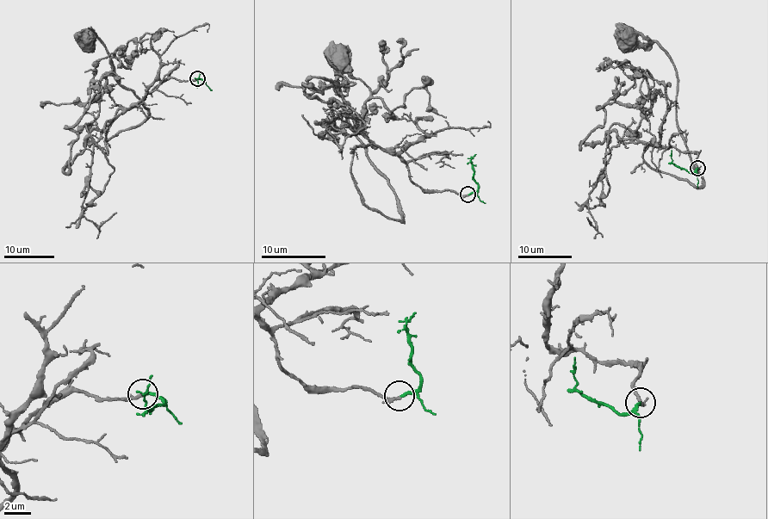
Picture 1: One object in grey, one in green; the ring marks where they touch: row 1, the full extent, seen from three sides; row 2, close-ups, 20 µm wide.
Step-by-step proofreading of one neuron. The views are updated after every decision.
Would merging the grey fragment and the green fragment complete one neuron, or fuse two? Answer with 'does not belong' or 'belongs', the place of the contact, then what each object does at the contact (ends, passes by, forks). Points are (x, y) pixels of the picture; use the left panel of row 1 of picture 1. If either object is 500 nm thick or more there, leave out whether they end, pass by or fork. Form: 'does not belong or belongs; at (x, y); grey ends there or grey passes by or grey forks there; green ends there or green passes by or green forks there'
belongs; at (197, 78); grey passes by; green ends there

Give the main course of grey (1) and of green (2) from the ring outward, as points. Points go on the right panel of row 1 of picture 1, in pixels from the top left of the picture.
1: (698, 169), (697, 151), (654, 139), (643, 161), (701, 184), (676, 122), (671, 60), (655, 41), (628, 38)
2: (698, 169), (690, 172), (678, 168), (672, 158), (671, 151)

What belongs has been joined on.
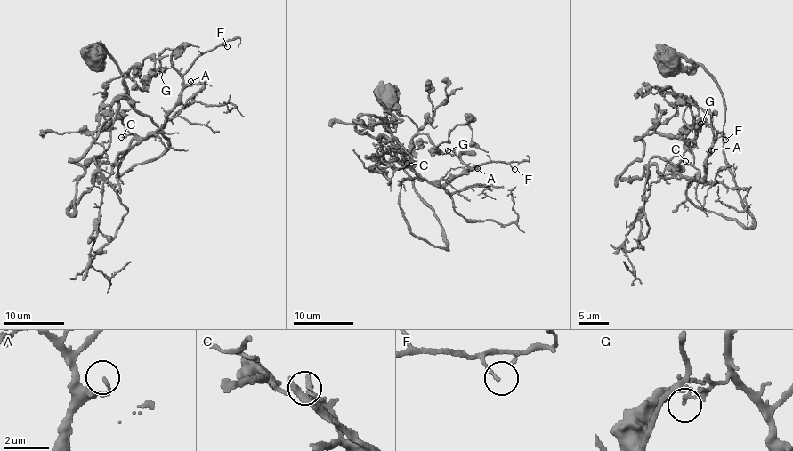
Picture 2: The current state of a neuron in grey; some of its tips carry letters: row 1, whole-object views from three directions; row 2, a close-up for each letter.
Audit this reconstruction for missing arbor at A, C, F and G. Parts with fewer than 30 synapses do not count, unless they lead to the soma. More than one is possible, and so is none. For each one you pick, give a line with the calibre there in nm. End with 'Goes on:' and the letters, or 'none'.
A: 120 nm
Goes on: A

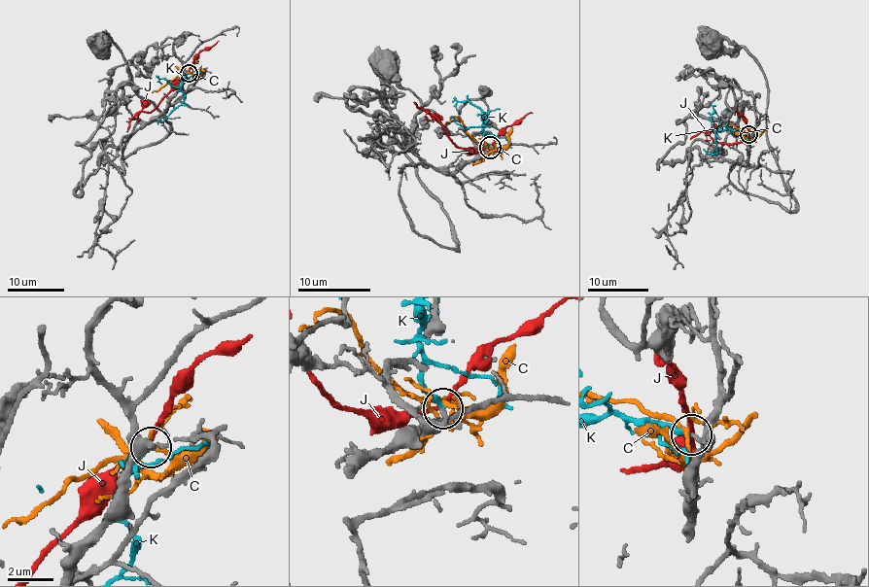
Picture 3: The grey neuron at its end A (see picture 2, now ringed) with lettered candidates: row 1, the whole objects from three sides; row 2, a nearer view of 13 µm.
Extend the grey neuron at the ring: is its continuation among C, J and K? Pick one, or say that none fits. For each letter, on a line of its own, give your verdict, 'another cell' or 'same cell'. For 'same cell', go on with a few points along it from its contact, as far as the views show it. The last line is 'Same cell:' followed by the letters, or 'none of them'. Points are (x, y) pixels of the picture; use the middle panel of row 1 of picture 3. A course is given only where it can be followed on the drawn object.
C: another cell
J: another cell
K: same cell; it runs (490, 147), (484, 141), (484, 113), (487, 119), (473, 127), (458, 123), (451, 117)
Same cell: K

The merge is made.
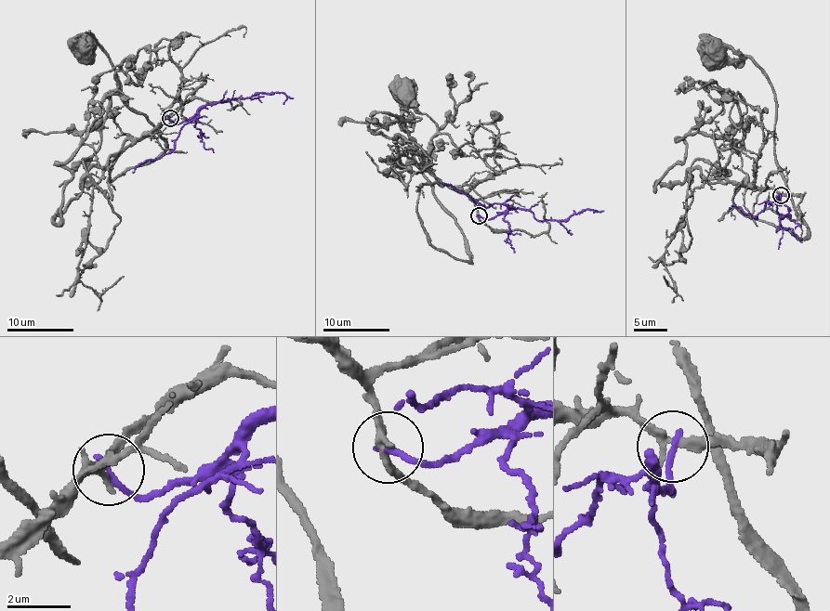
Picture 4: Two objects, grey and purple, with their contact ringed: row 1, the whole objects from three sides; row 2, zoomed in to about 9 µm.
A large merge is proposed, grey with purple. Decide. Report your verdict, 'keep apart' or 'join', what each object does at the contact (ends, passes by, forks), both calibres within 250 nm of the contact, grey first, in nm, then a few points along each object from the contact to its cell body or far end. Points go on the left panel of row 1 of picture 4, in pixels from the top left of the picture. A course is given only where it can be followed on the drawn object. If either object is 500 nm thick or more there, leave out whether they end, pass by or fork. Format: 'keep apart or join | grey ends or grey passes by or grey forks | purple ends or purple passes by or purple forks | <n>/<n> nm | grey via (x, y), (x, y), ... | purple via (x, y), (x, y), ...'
keep apart | grey passes by | purple ends | 240/220 nm | grey via (169, 119), (129, 136), (109, 184), (165, 148), (146, 116), (125, 104), (107, 52), (87, 33), (86, 45) | purple via (169, 119), (181, 123), (204, 107), (231, 97), (250, 98), (255, 94), (283, 93), (286, 99), (283, 104)

